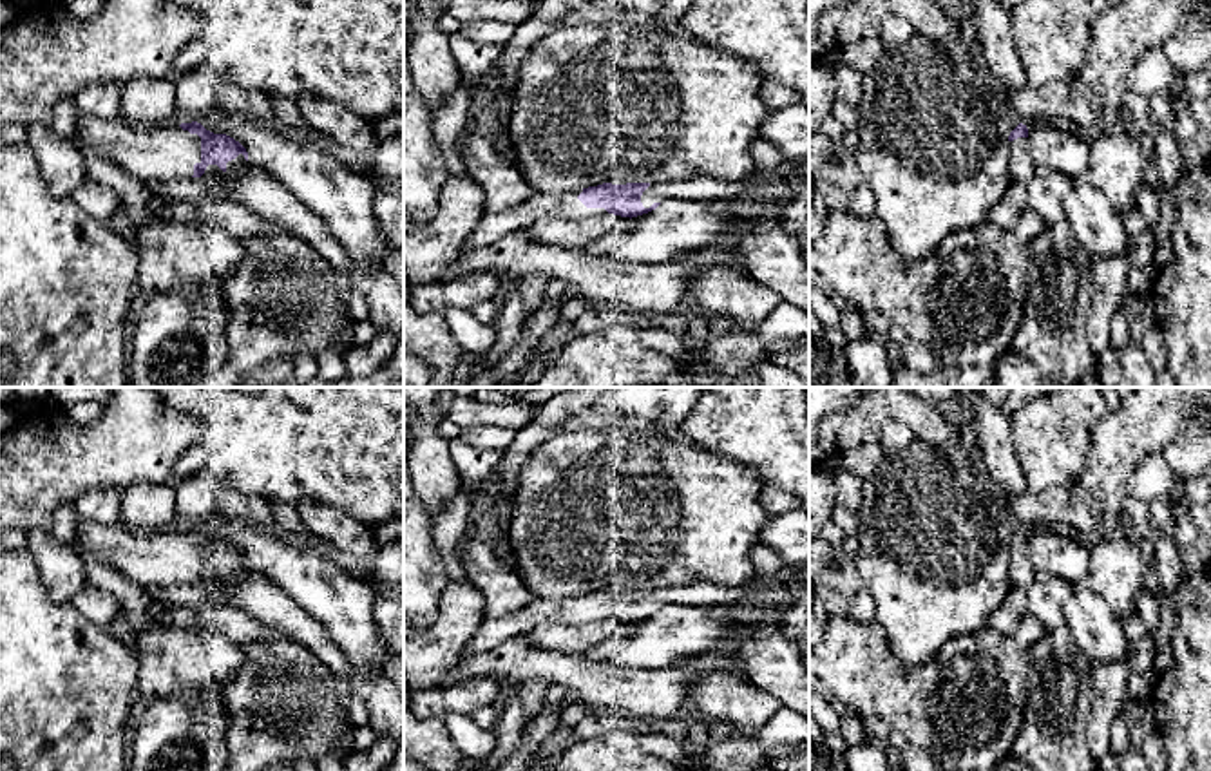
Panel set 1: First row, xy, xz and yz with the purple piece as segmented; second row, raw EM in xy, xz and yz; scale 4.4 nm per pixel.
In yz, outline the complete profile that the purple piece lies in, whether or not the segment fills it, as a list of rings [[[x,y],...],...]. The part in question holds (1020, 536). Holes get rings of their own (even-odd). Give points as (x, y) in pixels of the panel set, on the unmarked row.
[[[1019,528],[1008,541],[1008,581],[1012,586],[1028,588],[1035,581],[1035,574],[1030,559],[1028,534]]]

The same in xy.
[[[78,521],[71,547],[147,585],[201,583],[208,570],[237,579],[250,568],[246,554],[201,528],[132,530],[121,521]]]

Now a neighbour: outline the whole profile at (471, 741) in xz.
[[[447,715],[442,719],[456,749],[467,758],[487,758],[496,749],[496,733],[478,728],[471,717]]]

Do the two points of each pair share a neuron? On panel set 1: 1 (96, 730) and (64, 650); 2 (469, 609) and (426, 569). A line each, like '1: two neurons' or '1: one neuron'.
1: one neuron
2: two neurons

